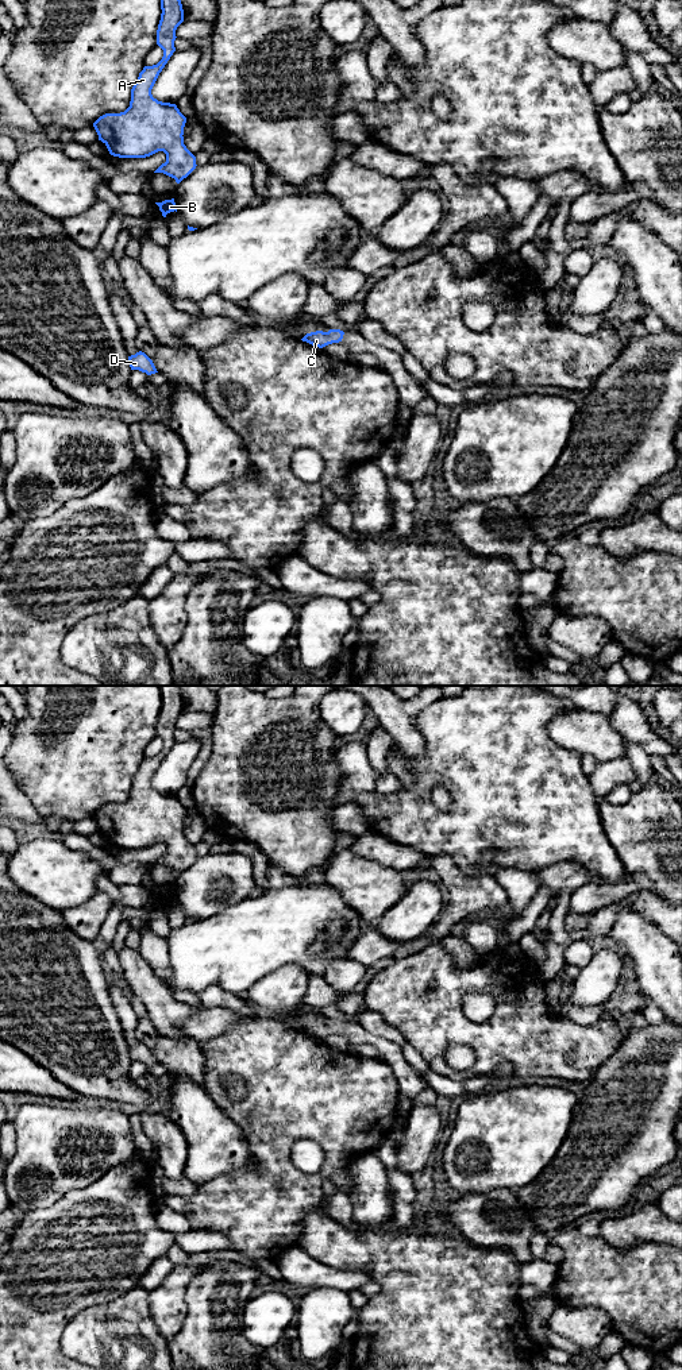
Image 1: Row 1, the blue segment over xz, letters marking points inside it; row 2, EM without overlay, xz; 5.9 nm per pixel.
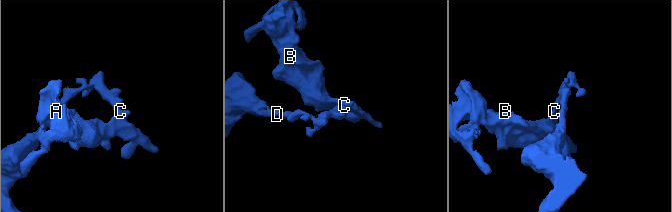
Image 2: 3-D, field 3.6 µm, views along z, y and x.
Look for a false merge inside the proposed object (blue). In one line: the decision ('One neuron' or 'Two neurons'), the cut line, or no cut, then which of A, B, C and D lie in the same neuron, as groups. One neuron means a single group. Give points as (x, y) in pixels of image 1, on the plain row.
Two neurons. Split along xz (301, 1030), (305, 1031). Groups: A B C / D

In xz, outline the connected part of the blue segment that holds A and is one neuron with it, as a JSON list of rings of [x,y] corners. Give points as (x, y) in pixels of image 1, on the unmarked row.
[[[178,686],[161,687],[161,711],[157,736],[163,741],[162,750],[145,757],[131,780],[130,798],[120,804],[100,807],[93,818],[111,846],[119,849],[146,849],[158,842],[166,845],[166,853],[154,864],[163,864],[180,875],[196,860],[196,848],[184,835],[186,809],[176,795],[153,788],[151,780],[176,742],[176,721],[184,713],[184,701]]]

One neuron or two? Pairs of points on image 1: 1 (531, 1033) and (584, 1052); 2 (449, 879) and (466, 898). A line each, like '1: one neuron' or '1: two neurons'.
1: one neuron
2: one neuron

